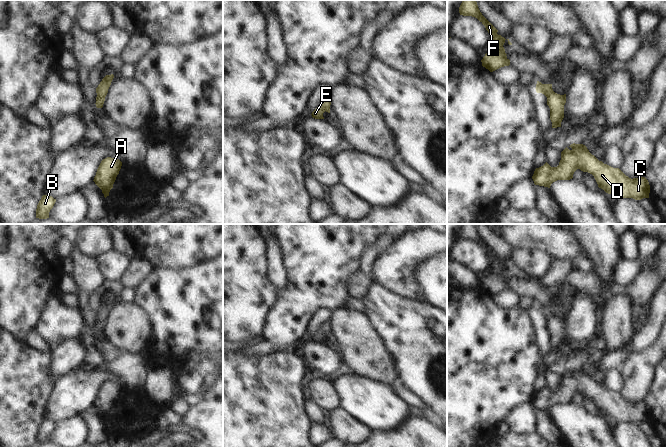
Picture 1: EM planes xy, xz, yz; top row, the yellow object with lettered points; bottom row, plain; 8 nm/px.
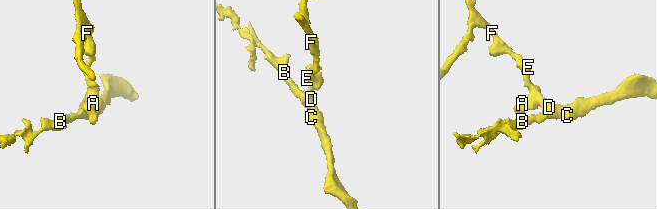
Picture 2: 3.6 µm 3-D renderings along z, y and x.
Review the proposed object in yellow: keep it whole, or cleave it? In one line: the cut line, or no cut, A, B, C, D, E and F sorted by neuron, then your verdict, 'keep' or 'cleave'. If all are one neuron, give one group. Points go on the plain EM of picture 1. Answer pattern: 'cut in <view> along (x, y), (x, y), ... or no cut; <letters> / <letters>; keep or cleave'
no cut; A B C D E F; keep

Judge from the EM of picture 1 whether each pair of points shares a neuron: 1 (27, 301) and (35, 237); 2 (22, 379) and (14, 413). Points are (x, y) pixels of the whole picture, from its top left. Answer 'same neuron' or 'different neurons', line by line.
1: same neuron
2: same neuron

